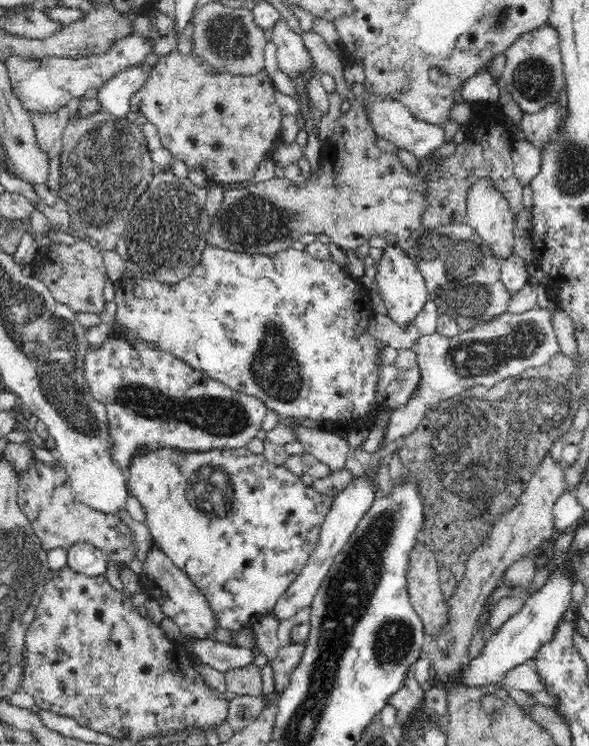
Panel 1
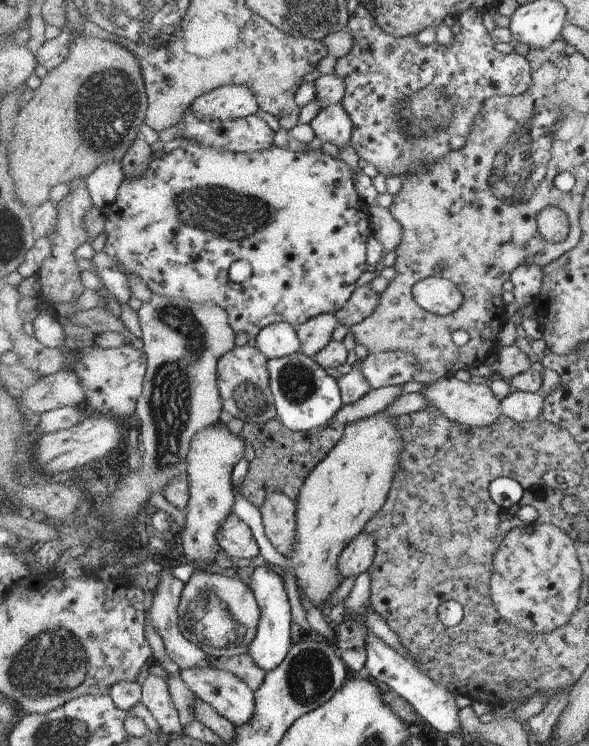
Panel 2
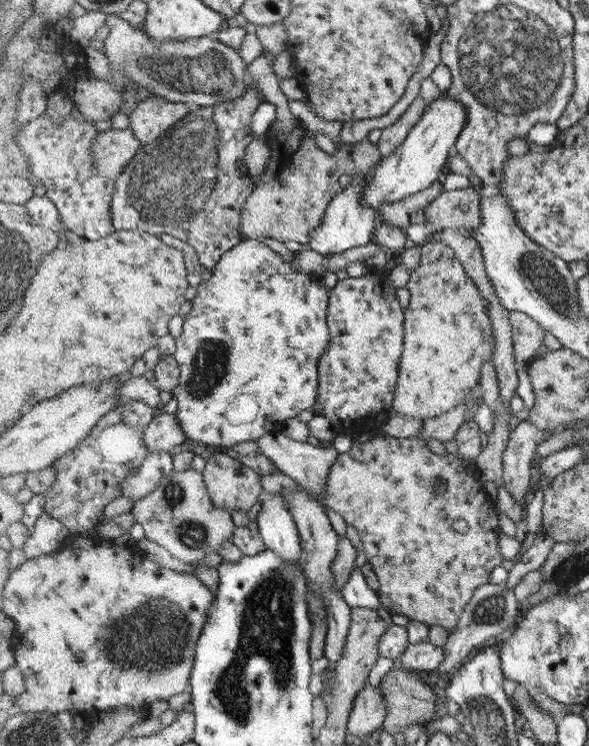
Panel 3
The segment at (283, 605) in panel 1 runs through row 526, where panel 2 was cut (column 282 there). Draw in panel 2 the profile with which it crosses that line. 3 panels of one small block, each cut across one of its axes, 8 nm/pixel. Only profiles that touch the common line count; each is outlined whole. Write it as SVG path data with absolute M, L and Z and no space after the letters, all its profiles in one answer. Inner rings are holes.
M287 322L272 323L256 337L256 346L269 360L290 356L300 351L301 340L296 328Z

